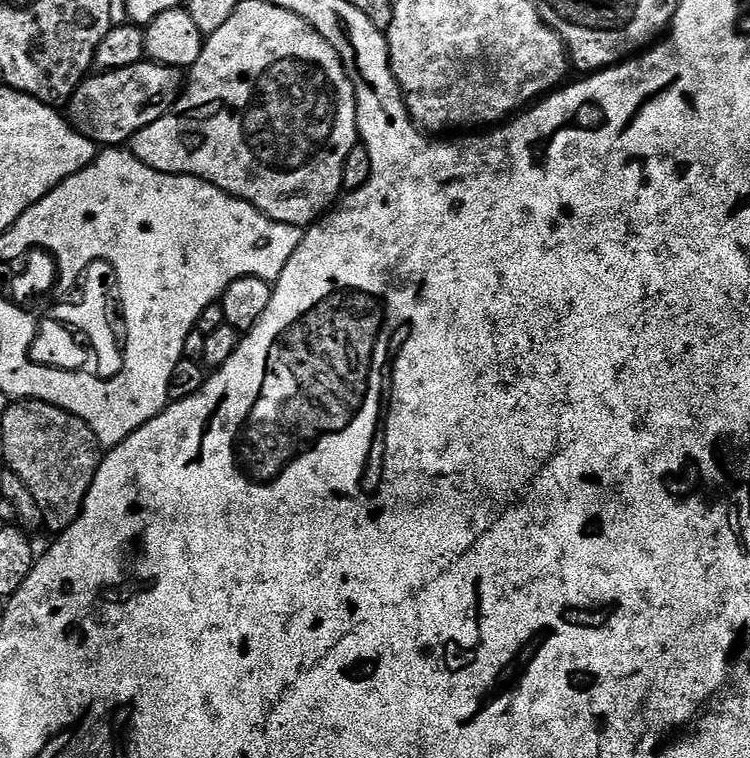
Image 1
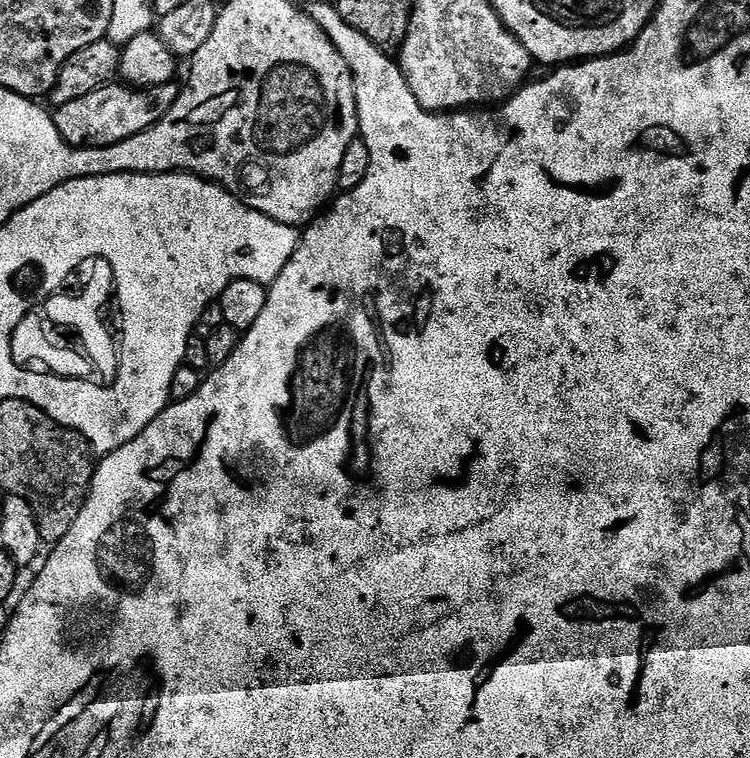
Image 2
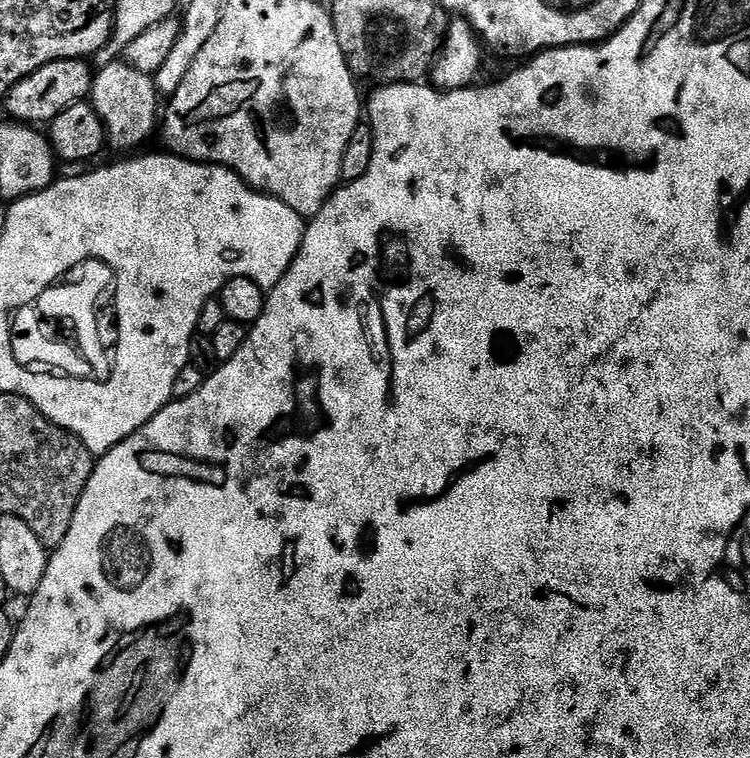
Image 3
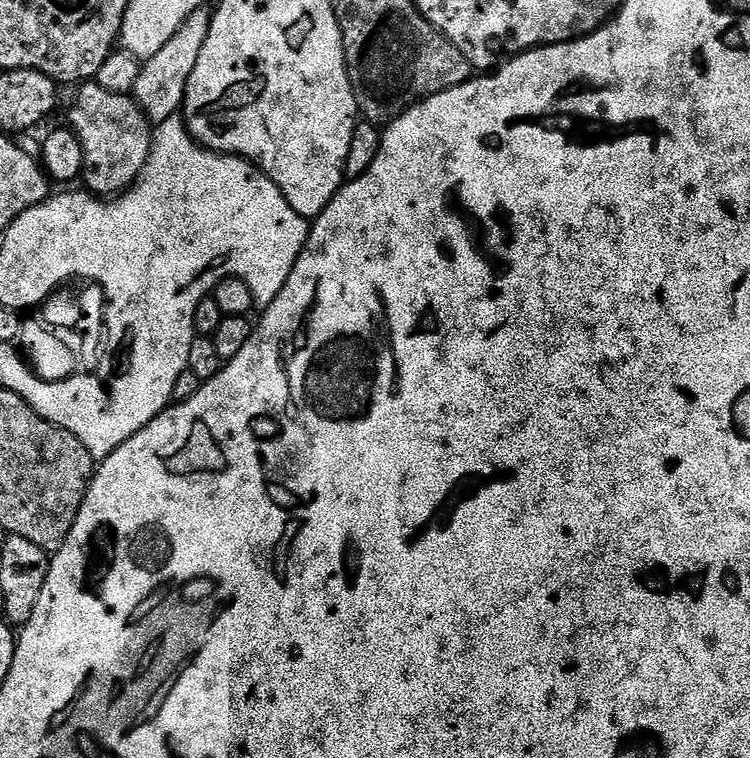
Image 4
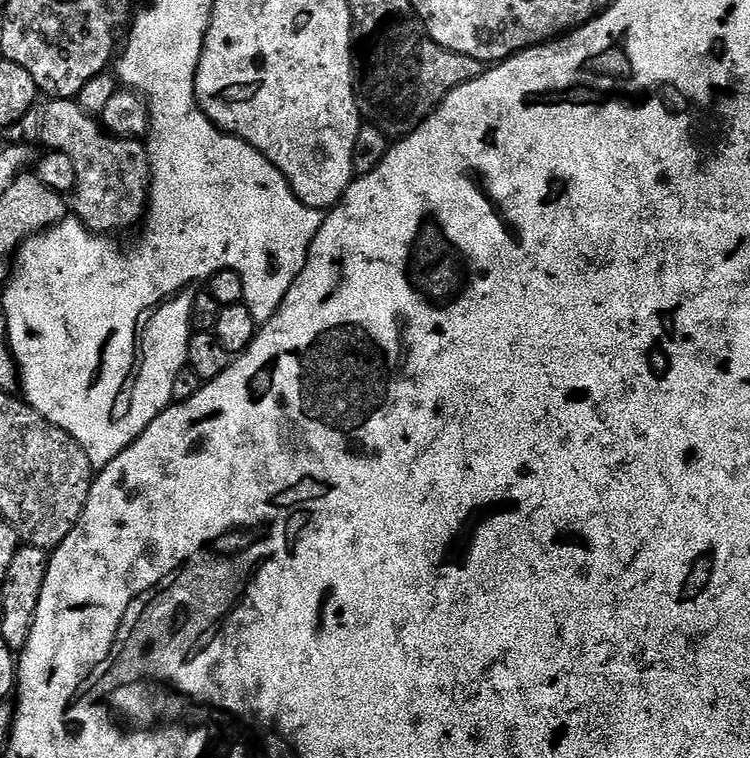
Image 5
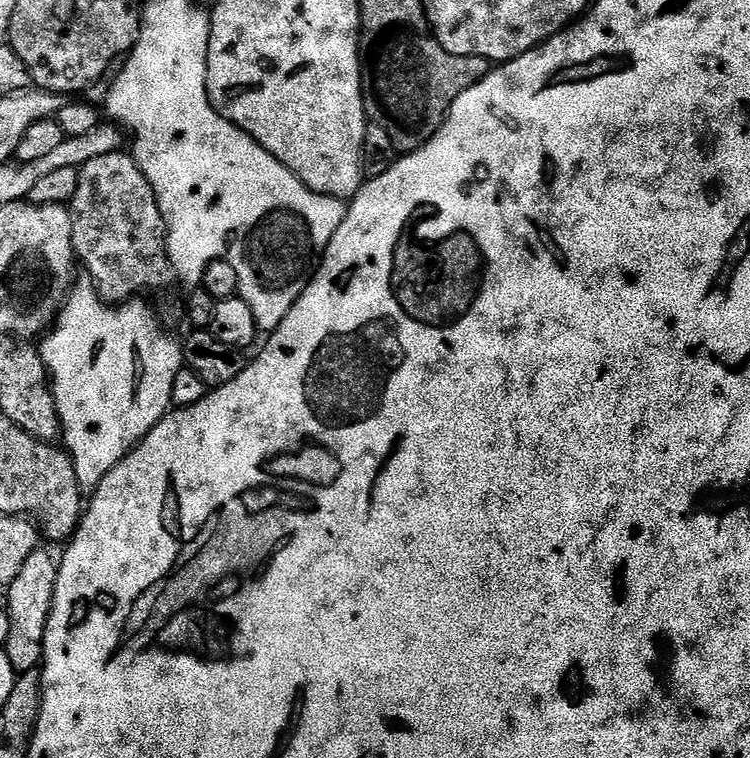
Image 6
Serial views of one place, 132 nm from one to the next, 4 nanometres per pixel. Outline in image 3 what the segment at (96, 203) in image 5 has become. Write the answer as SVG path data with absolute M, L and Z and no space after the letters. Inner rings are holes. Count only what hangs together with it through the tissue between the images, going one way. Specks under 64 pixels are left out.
M123 59L112 60L101 72L99 69L95 73L90 103L92 109L102 118L109 149L124 152L120 154L132 154L143 149L140 147L155 132L157 135L158 121L162 116L162 97L156 90L155 79L142 70L134 70L134 66Z

